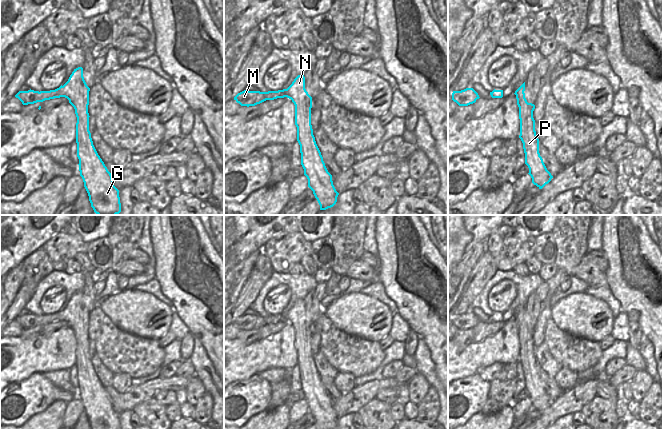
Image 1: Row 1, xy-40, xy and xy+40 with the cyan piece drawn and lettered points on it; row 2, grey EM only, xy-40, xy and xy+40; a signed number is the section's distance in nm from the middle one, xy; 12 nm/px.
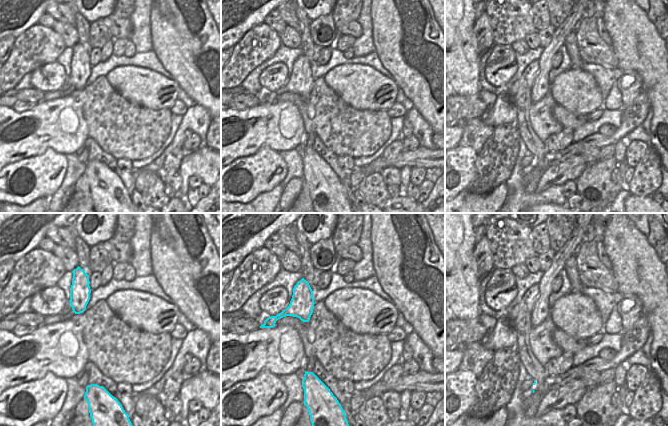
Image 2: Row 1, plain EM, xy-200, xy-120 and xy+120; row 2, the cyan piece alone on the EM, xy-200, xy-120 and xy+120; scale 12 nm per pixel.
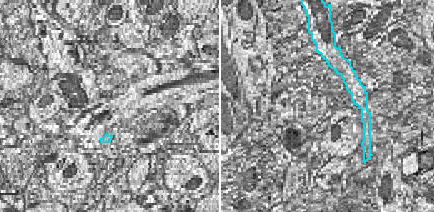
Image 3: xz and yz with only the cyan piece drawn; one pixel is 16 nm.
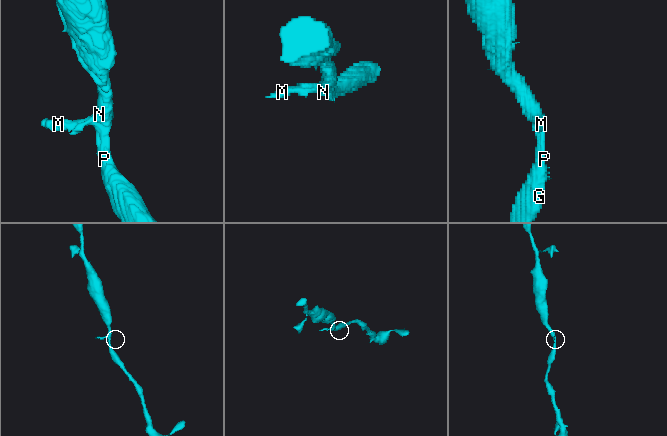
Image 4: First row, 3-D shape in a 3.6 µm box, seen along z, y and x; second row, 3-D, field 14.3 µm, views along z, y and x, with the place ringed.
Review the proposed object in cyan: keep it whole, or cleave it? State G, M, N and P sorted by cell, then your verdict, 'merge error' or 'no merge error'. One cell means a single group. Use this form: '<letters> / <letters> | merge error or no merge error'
G M N P | no merge error

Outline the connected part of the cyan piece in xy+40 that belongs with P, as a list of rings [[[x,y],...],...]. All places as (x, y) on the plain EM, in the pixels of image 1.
[[[525,306],[515,315],[517,329],[519,331],[520,359],[525,377],[525,388],[529,392],[532,407],[539,413],[548,408],[553,400],[547,394],[539,377],[539,363],[535,355],[533,335],[535,329],[528,327],[525,322]]]

